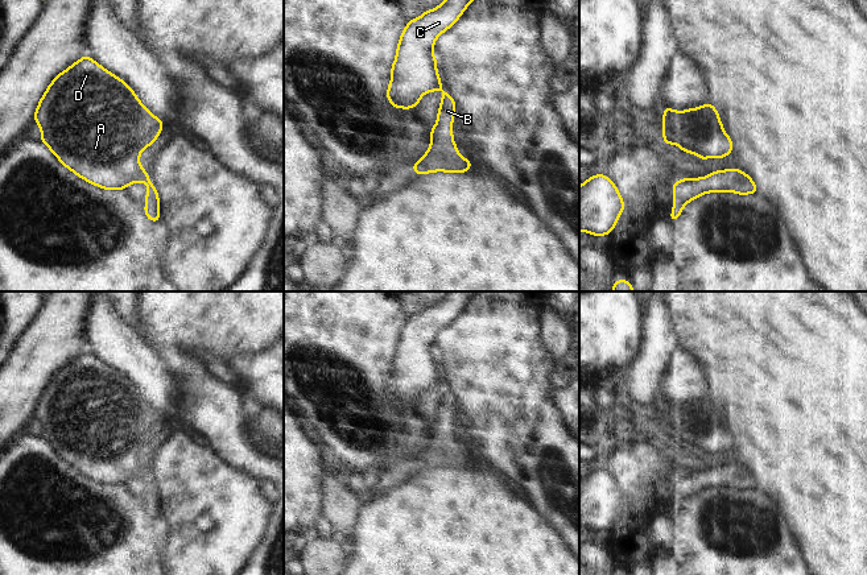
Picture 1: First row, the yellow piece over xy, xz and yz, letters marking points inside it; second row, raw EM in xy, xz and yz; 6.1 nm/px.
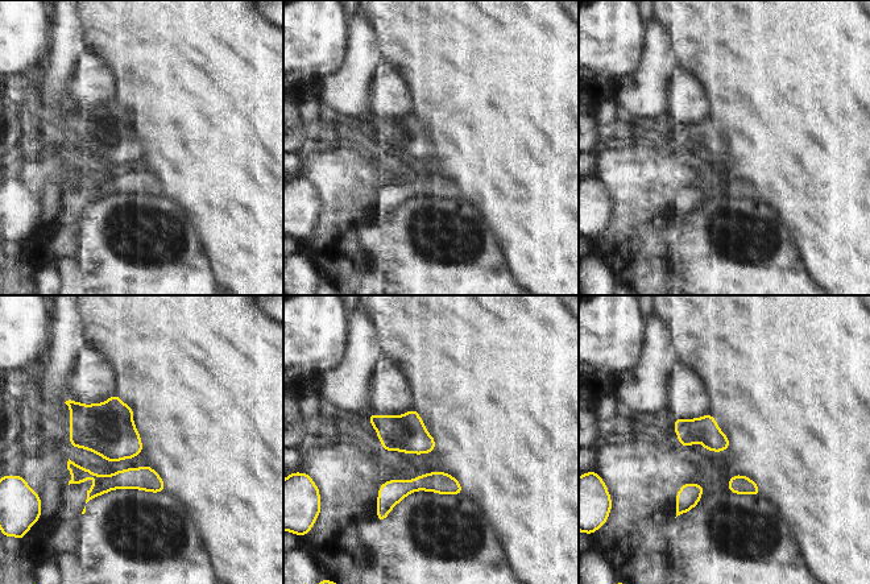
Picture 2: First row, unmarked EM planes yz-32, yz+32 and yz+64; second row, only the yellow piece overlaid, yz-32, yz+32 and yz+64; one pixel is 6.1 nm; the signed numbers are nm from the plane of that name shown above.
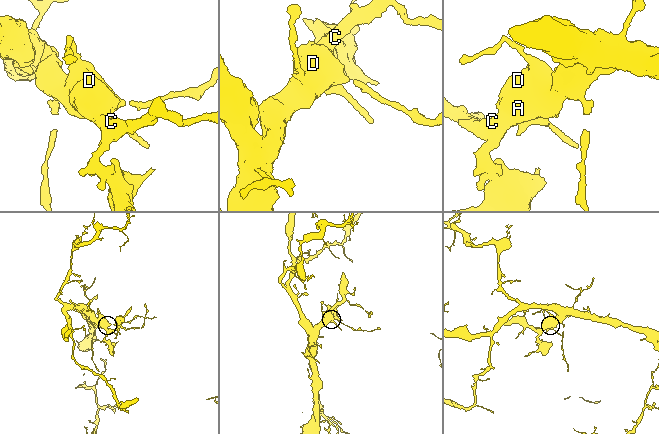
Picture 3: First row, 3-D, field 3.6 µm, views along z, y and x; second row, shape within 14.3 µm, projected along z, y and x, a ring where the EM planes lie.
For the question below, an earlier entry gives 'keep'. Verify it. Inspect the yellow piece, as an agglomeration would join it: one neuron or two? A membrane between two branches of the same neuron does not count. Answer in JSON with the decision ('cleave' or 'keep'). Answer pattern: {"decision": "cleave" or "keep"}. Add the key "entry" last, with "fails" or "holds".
{"decision": "cleave", "entry": "fails"}

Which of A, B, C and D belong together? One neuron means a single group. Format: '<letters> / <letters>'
A C D / B

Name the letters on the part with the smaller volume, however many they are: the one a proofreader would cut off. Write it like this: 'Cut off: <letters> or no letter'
Cut off: B

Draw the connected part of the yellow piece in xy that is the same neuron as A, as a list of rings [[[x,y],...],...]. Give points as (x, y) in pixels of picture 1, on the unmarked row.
[[[90,351],[69,361],[54,372],[38,397],[33,415],[41,426],[41,438],[79,473],[104,485],[125,485],[128,480],[149,479],[149,469],[139,458],[140,450],[157,438],[157,431],[164,426],[164,418],[156,413],[137,393],[135,386]]]

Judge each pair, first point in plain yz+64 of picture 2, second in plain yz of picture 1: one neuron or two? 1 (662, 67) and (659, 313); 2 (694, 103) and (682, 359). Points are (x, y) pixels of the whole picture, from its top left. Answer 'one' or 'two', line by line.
1: one
2: one

